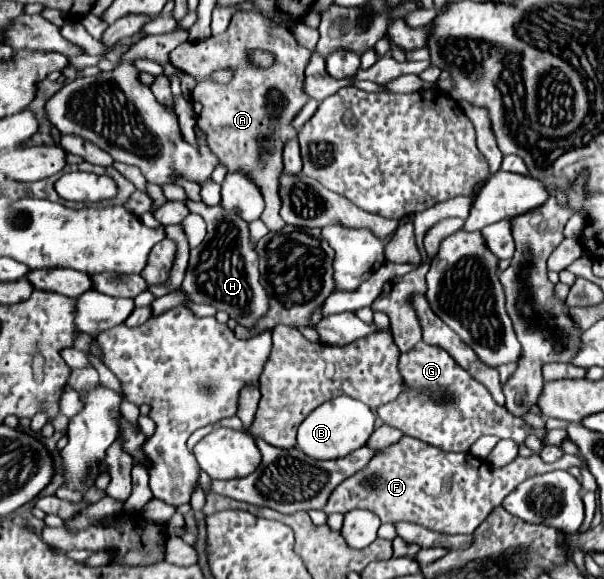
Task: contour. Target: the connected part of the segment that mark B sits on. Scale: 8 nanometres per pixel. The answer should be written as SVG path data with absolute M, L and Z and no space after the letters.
M337 396L319 408L315 408L299 426L297 446L311 458L333 460L351 454L353 450L365 446L367 438L375 430L375 414L359 400L349 396Z

